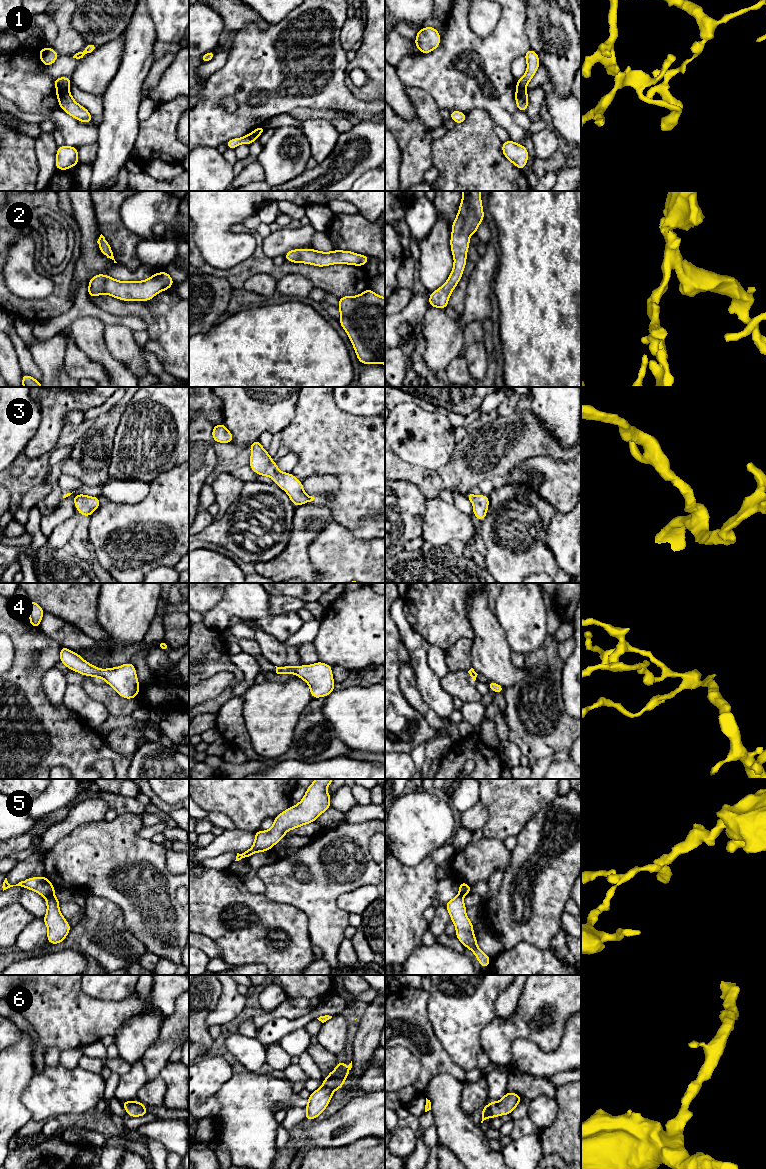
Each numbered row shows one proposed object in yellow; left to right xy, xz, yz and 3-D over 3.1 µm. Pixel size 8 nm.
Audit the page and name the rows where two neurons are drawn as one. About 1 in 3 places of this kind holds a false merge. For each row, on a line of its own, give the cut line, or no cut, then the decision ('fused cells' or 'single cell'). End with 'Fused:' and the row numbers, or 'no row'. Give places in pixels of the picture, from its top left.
1: cut xy (67, 87), (56, 88); fused cells
2: cut none; single cell
3: cut none; single cell
4: cut none; single cell
5: cut xy (53, 892), (48, 896); fused cells
6: cut none; single cell
Fused: 1, 5

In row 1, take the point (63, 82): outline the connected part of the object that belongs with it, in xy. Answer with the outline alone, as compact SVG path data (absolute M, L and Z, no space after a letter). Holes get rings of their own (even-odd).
M58 77L54 80L54 85L56 88L68 88L72 84L71 78Z

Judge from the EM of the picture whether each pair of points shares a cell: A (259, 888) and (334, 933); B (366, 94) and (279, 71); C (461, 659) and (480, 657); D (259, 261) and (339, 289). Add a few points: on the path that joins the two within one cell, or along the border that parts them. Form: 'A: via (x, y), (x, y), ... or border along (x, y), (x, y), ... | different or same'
A: border along (256, 875), (264, 885), (264, 893) | different
B: border along (346, 67), (345, 86), (357, 98), (370, 101) | different
C: border along (472, 639), (471, 667) | different
D: via (279, 269), (304, 269), (319, 276) | same

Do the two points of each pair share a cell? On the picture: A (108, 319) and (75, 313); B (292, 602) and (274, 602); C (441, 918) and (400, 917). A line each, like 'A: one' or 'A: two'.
A: one
B: one
C: two

